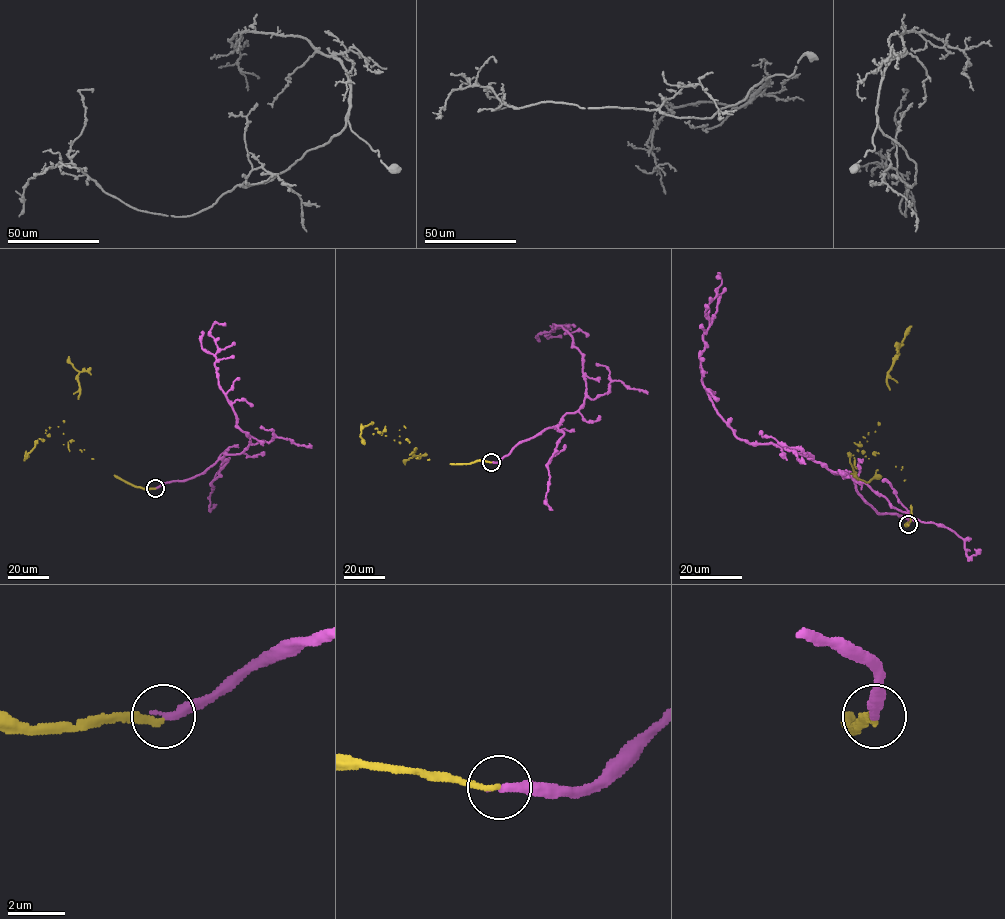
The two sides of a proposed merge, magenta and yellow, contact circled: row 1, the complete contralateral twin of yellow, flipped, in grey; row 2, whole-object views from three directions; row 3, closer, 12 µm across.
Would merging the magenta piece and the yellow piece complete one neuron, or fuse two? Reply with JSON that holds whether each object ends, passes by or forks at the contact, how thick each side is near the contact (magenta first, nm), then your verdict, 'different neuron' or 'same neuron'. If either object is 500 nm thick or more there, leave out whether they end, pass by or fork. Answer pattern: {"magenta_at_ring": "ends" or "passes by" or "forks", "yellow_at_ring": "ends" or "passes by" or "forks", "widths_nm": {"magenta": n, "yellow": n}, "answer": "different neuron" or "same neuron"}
{"magenta_at_ring": "ends", "yellow_at_ring": "ends", "widths_nm": {"magenta": 320, "yellow": 200}, "answer": "different neuron"}

